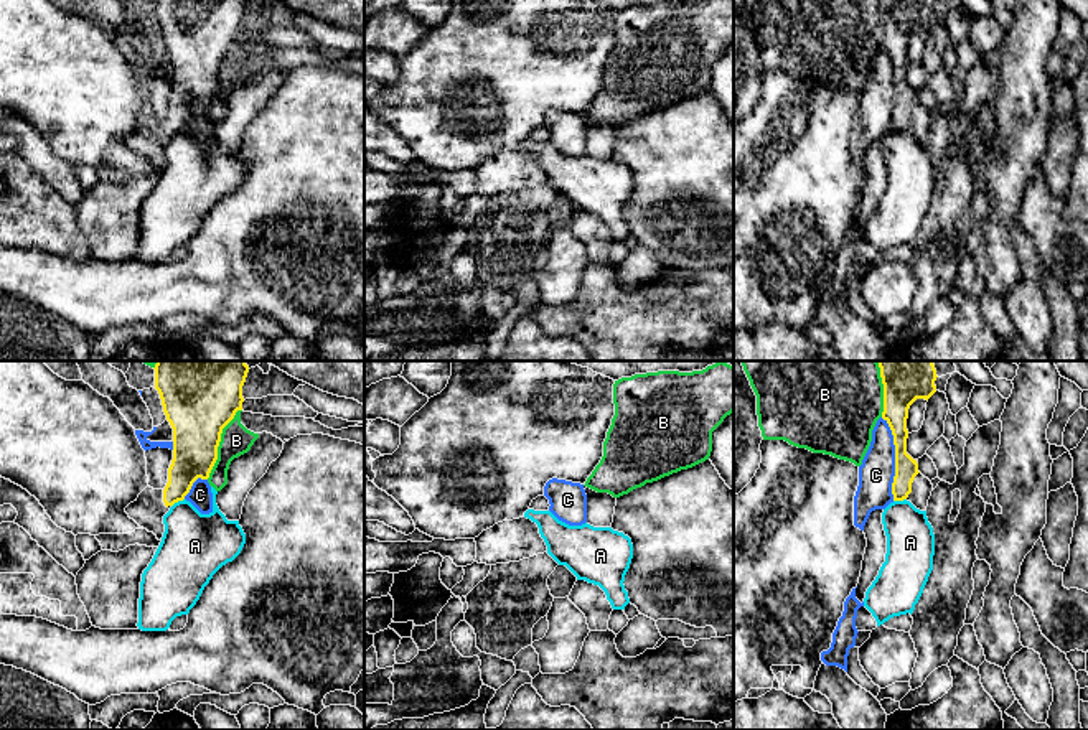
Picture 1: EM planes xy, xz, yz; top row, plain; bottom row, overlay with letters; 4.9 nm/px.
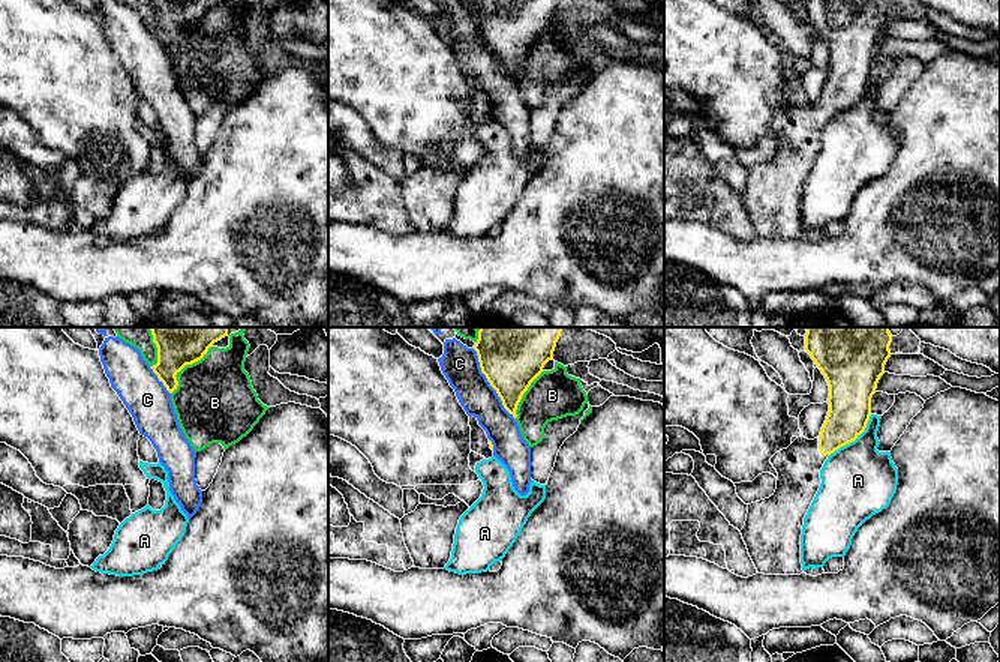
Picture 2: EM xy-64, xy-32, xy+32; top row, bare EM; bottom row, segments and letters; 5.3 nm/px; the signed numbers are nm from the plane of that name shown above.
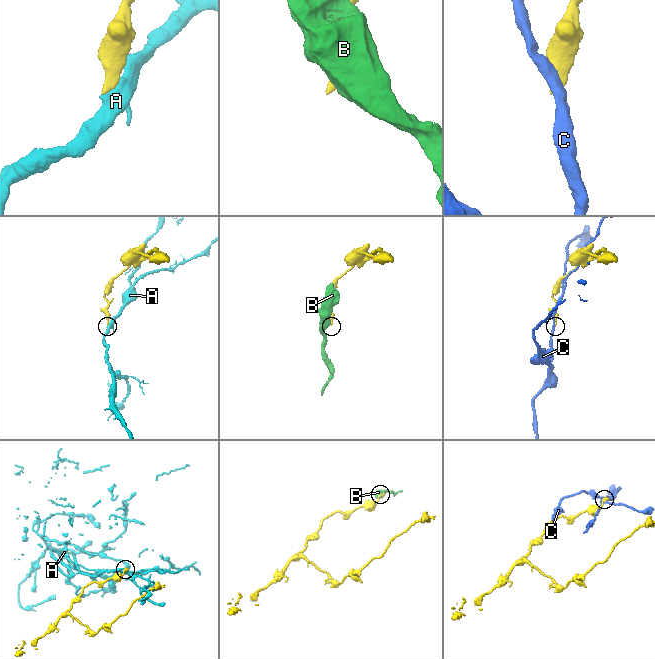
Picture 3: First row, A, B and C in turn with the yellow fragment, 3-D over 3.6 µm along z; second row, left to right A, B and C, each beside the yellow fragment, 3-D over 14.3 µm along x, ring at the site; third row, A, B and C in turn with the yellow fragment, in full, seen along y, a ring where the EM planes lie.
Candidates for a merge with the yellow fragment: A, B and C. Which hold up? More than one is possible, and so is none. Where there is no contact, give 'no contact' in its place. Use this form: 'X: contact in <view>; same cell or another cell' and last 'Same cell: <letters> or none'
A: contact in xy; another cell
B: contact in xy; another cell
C: contact in yz; another cell
Same cell: none

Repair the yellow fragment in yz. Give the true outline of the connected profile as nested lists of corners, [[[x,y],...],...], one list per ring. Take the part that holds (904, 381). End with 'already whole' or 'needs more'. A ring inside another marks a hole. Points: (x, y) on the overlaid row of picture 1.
[[[877,361],[884,384],[882,419],[889,423],[895,445],[893,501],[910,501],[926,511],[933,484],[918,471],[918,463],[907,453],[908,409],[917,399],[928,400],[936,392],[933,361]]]; needs more

